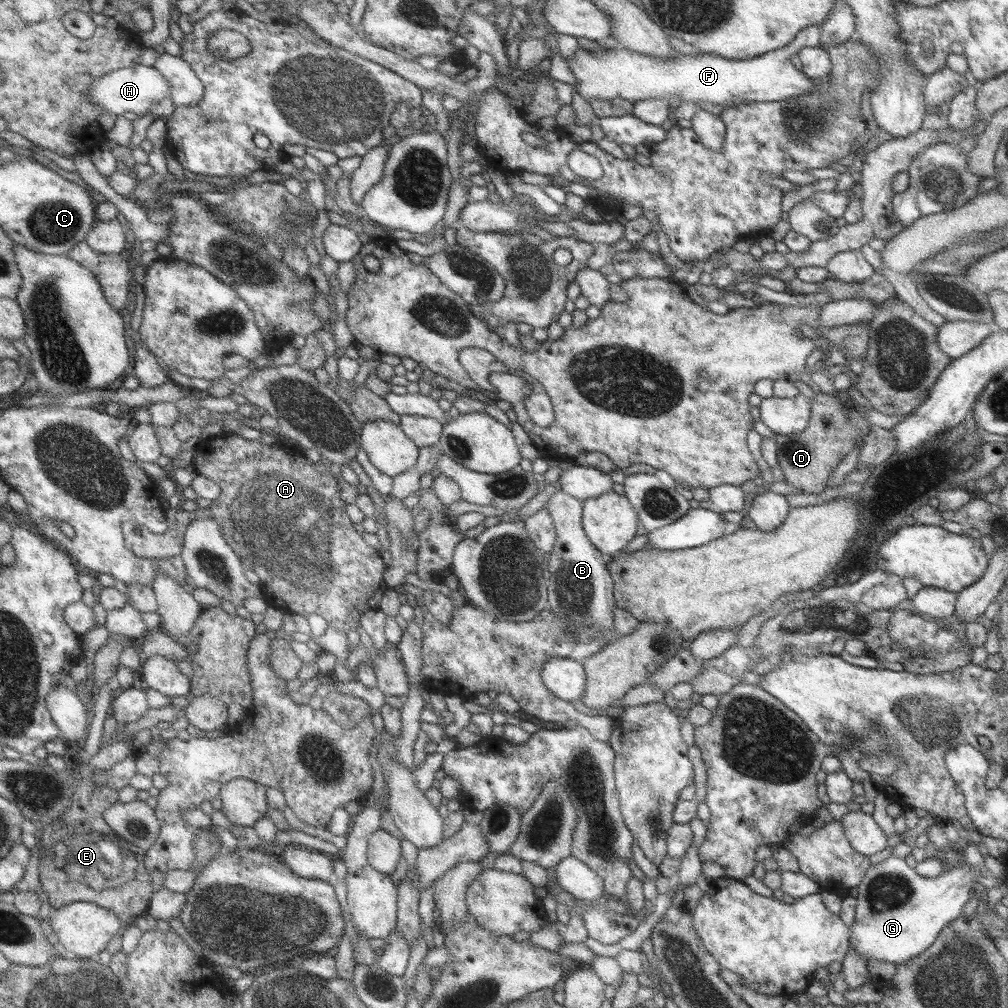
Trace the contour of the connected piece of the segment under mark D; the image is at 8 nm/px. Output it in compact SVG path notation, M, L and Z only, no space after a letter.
M848 390L837 391L833 396L818 393L814 400L810 399L811 413L807 429L792 436L775 437L783 480L802 494L819 494L825 490L837 464L855 447L856 440L863 440L871 427L864 417L864 411L864 406L854 401L848 395Z

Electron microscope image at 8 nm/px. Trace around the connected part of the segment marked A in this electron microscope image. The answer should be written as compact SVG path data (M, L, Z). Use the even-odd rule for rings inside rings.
M238 434L217 436L217 439L211 442L211 448L211 456L203 460L201 467L198 462L196 462L196 465L198 466L200 473L215 480L218 484L221 484L221 487L223 488L221 497L218 500L213 501L208 509L198 508L191 514L188 514L188 512L184 510L178 511L177 509L170 512L168 516L169 529L164 534L155 533L147 526L139 524L136 521L125 522L125 538L128 546L130 546L130 550L134 550L136 554L141 555L144 559L152 559L154 561L171 560L172 558L180 557L184 551L185 536L187 535L189 524L195 520L204 518L206 514L206 517L220 521L223 526L227 528L234 550L242 556L246 567L253 569L261 577L261 586L264 590L265 599L270 606L284 610L285 612L291 611L292 613L297 613L298 615L306 617L310 616L310 614L318 614L326 619L330 626L346 634L352 632L352 630L363 627L362 617L364 617L364 614L370 610L380 609L382 600L384 600L384 596L386 596L386 590L390 589L385 582L385 575L389 570L389 567L386 566L382 554L380 554L374 546L370 546L370 544L366 542L364 534L358 532L356 523L352 522L352 518L350 518L350 514L348 514L348 503L342 500L342 484L338 482L338 477L332 475L329 466L324 465L324 463L308 464L302 451L298 448L296 449L295 447L290 447L286 444L265 444L261 440L250 440Z

